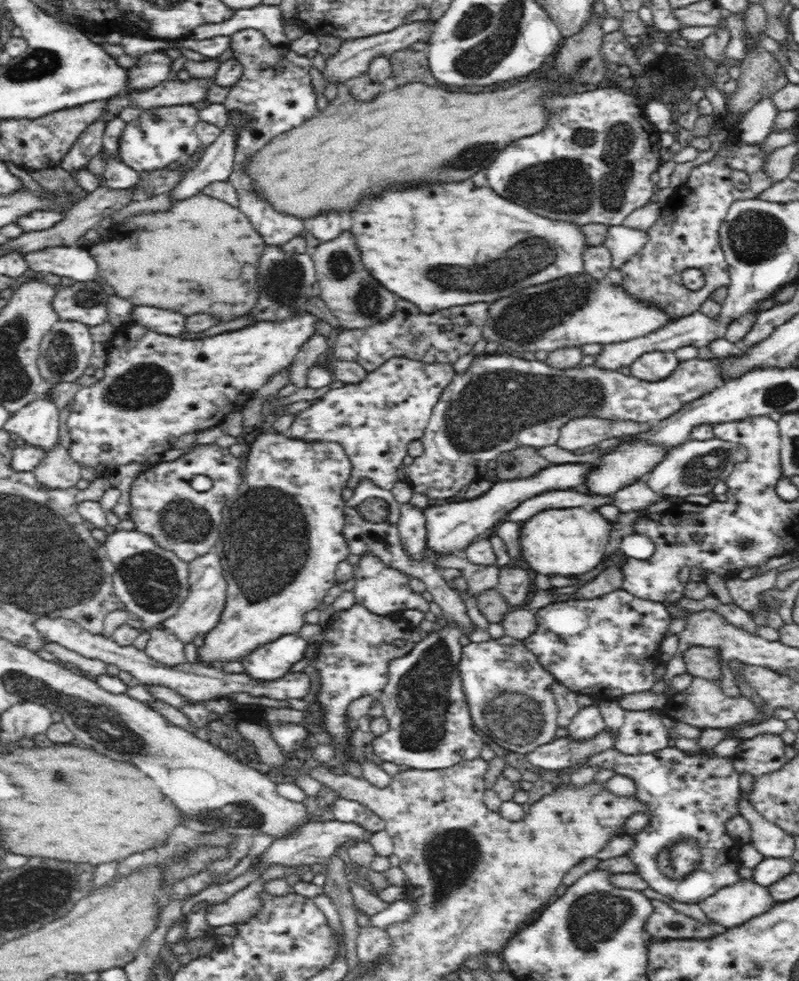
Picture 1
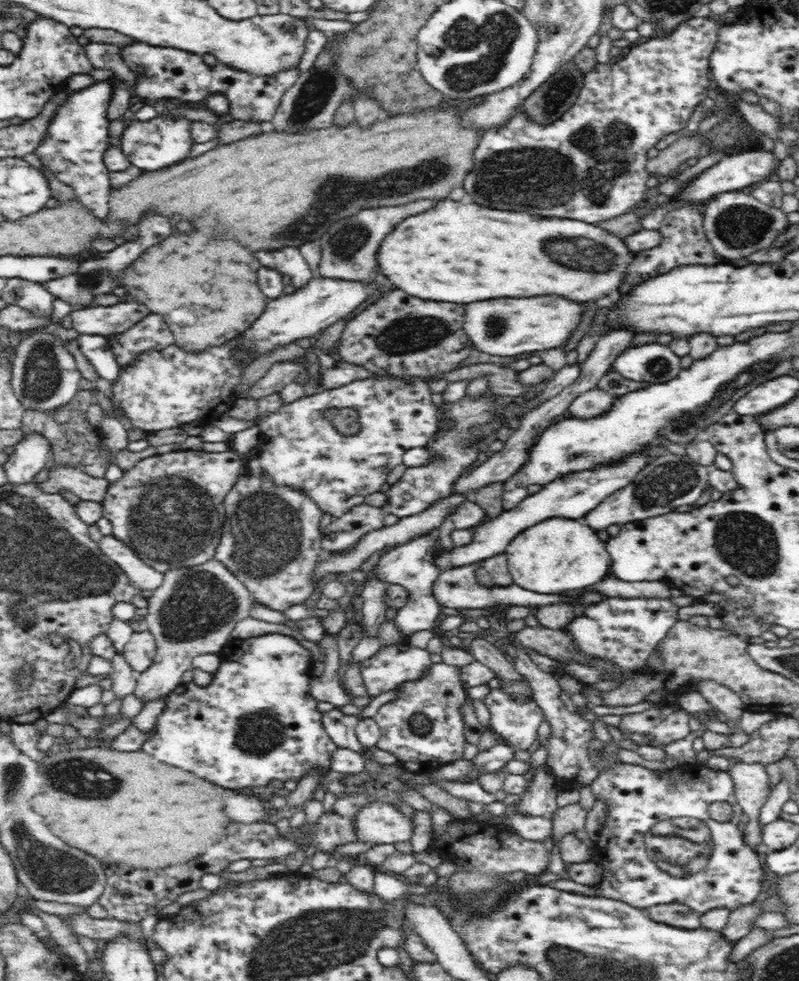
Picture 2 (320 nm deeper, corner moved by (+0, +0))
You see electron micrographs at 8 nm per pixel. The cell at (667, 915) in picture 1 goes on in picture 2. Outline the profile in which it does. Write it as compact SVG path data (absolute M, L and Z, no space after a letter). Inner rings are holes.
M670 902L670 904L658 904L646 910L654 922L661 922L668 926L694 930L700 928L700 914L694 909L681 904L681 902Z

